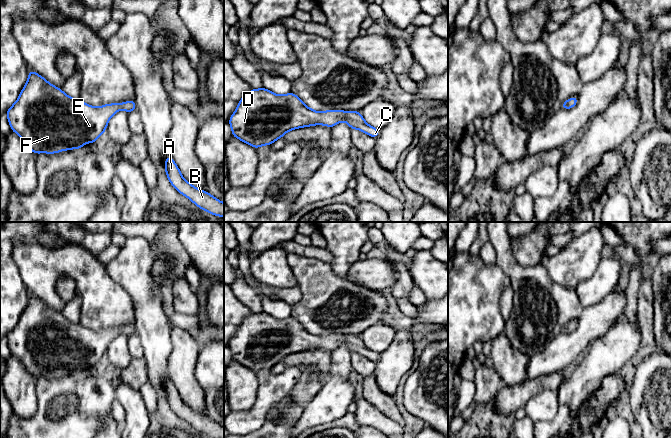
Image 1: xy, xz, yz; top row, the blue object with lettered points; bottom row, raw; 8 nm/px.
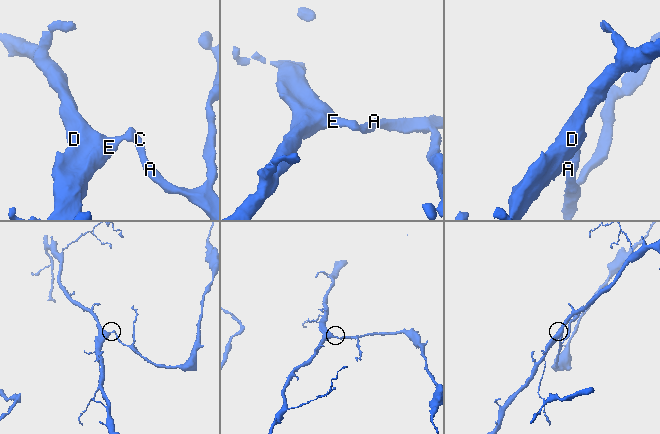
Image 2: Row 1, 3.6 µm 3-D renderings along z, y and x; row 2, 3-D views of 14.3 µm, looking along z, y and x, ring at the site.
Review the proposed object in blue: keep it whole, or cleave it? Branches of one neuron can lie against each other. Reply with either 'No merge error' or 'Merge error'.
No merge error

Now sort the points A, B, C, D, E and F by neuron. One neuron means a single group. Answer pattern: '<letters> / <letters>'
A B C D E F

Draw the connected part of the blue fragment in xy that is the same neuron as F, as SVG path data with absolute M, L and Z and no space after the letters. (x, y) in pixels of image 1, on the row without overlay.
M29 293L28 304L24 312L17 325L7 334L6 338L11 354L19 359L27 371L36 379L37 377L54 378L70 373L81 373L87 366L93 368L106 354L110 342L121 333L127 337L136 334L135 324L93 331L79 322L74 323L66 319L61 312L55 311L45 302Z

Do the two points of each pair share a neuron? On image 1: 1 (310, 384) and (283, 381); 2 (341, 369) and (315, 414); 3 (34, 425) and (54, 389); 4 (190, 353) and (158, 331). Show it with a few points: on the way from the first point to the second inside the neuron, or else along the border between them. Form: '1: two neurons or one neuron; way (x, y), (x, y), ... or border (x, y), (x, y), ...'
1: two neurons; border (301, 372), (291, 392), (281, 400)
2: two neurons; border (331, 352), (329, 374), (339, 375), (347, 379)
3: one neuron; way (41, 416), (45, 401), (48, 398)
4: two neurons; border (172, 327), (171, 352), (167, 363)

